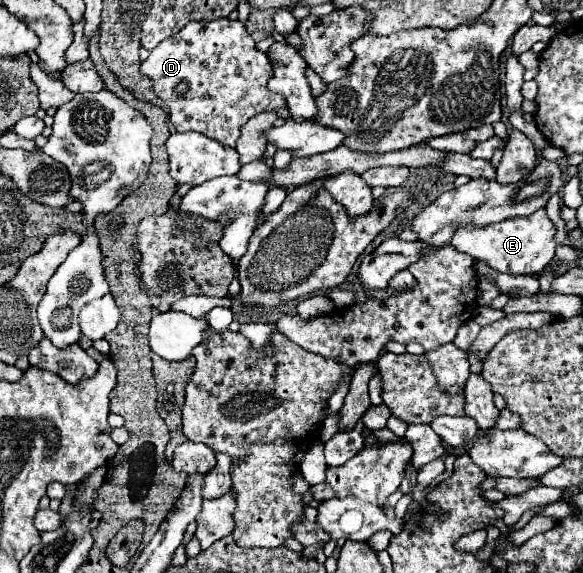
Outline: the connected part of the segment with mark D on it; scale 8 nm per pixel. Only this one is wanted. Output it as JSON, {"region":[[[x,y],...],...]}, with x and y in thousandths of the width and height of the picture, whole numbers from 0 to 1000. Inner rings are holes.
{"region":[[[370,33],[370,37],[333,37],[281,68],[250,106],[244,106],[240,124],[261,138],[264,162],[285,180],[288,204],[302,229],[336,229],[388,257],[405,257],[415,218],[449,194],[491,190],[484,166],[460,159],[460,141],[467,134],[467,113],[456,92],[436,82],[436,68],[425,61],[412,37]]]}

